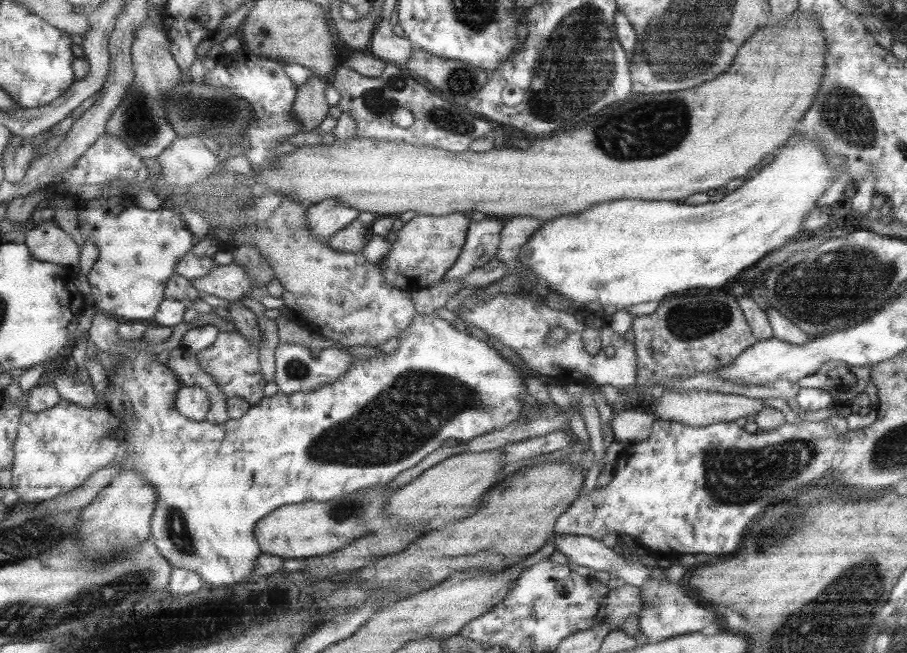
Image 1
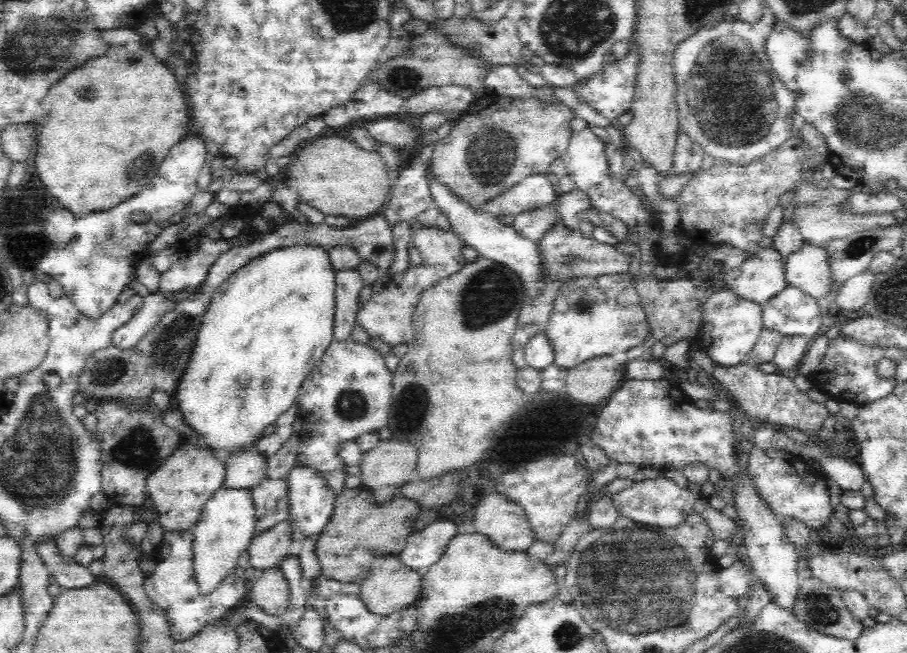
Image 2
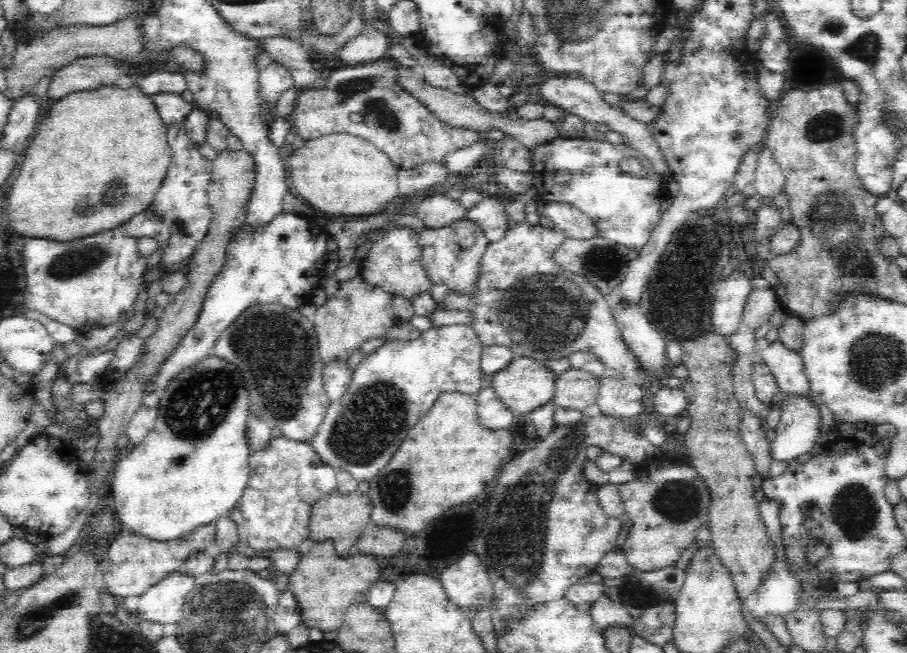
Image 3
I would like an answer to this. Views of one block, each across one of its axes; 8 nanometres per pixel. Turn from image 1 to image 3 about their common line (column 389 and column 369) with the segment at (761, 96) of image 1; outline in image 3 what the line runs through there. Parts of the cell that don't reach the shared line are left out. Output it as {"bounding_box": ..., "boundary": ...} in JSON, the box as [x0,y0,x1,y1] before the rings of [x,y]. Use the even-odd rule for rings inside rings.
{"bounding_box":[287,133,399,219],"boundary":[[[332,133],[327,134],[326,136],[315,138],[312,140],[305,141],[303,146],[292,153],[292,156],[287,160],[287,183],[288,190],[294,195],[298,196],[300,199],[304,200],[308,204],[313,205],[315,208],[320,208],[322,212],[326,212],[326,217],[329,216],[329,219],[333,218],[355,218],[356,216],[371,216],[378,215],[383,212],[386,212],[392,208],[390,203],[396,196],[398,196],[398,181],[397,174],[399,168],[392,164],[391,158],[388,158],[387,154],[384,154],[382,150],[376,150],[374,145],[363,138],[358,138],[352,136],[351,134],[346,133]]]}

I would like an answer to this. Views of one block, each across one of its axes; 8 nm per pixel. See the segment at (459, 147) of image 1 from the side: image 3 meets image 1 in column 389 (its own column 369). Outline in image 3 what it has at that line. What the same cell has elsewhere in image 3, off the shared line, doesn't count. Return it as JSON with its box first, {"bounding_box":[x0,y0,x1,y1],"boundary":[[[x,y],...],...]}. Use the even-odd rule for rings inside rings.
{"bounding_box":[292,58,480,170],"boundary":[[[386,58],[380,62],[367,65],[344,66],[327,76],[325,87],[321,91],[320,89],[301,90],[292,114],[292,128],[295,134],[306,141],[332,133],[346,133],[363,138],[371,142],[378,150],[384,151],[384,154],[391,158],[392,164],[402,170],[416,168],[424,162],[440,163],[446,154],[460,150],[460,148],[468,148],[480,140],[480,135],[476,131],[448,126],[448,123],[442,122],[416,97],[412,97],[400,85],[396,85],[395,65],[393,60]],[[354,112],[362,112],[364,122],[361,124],[352,122],[350,114],[354,114]]]}

